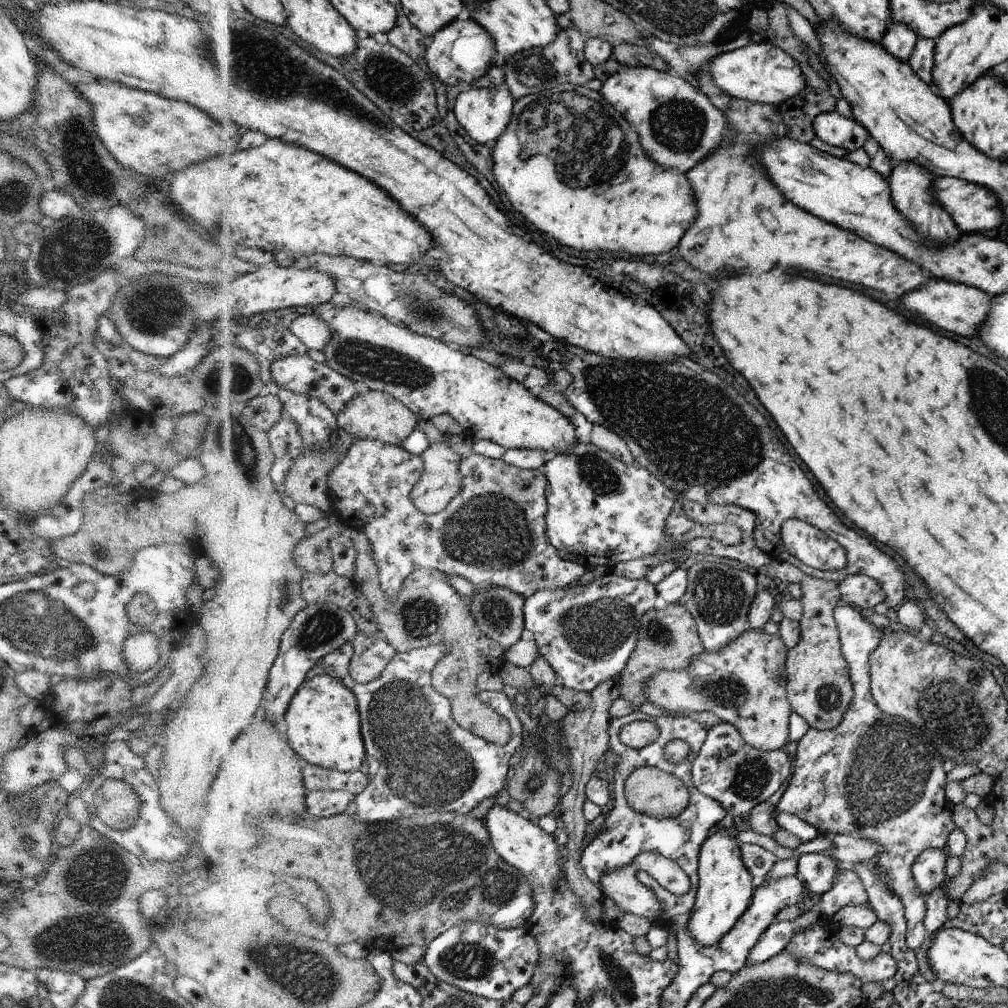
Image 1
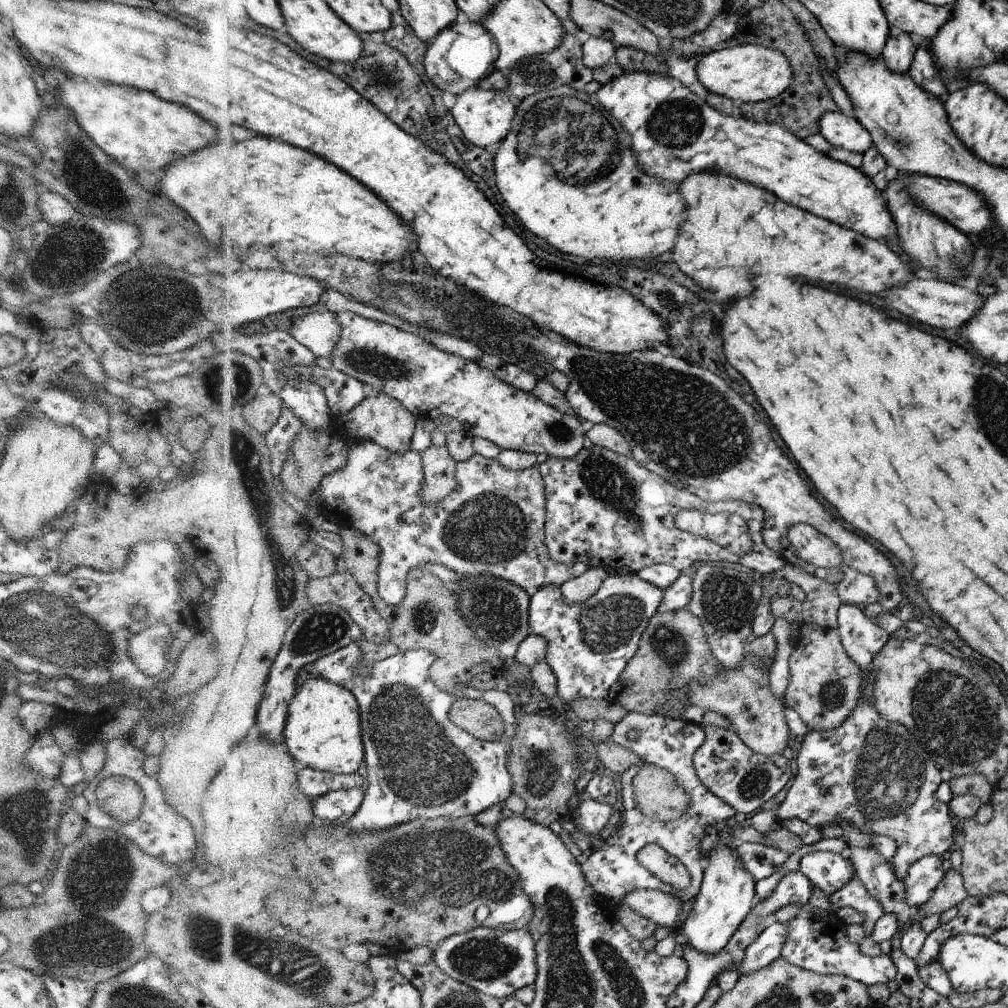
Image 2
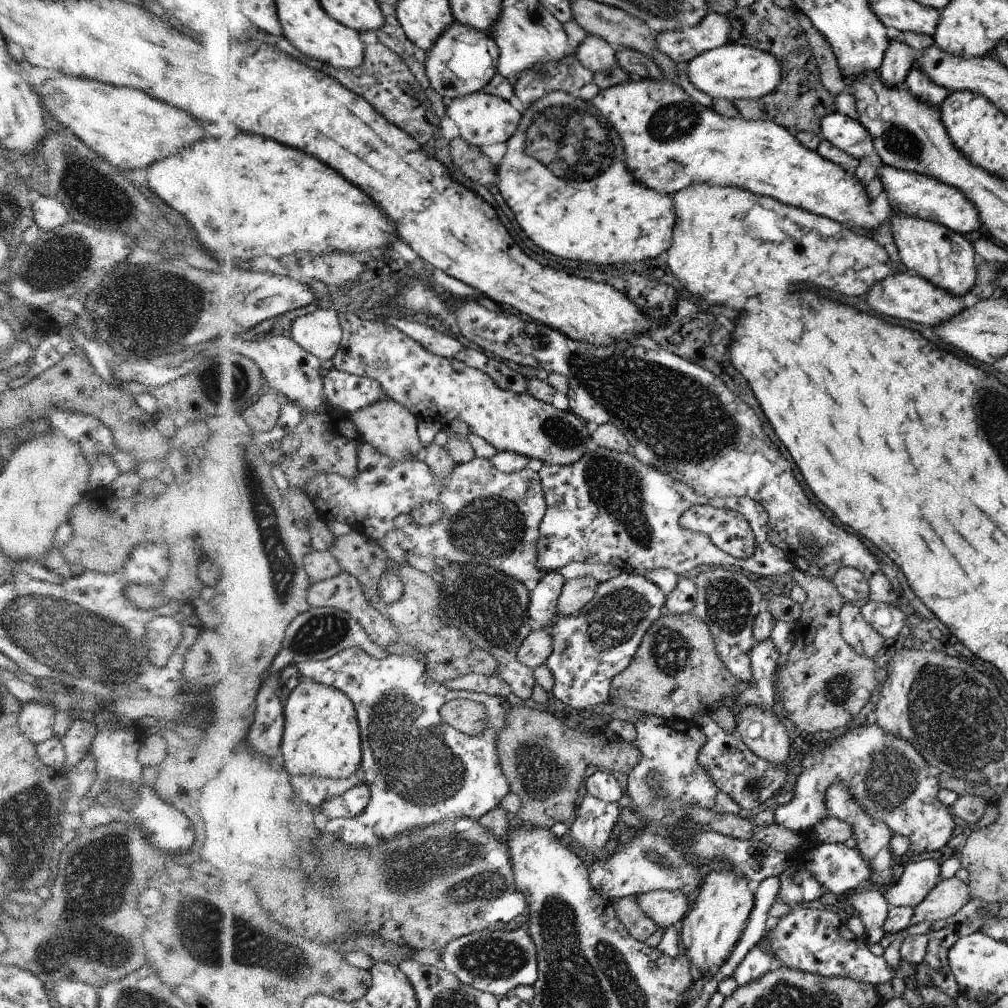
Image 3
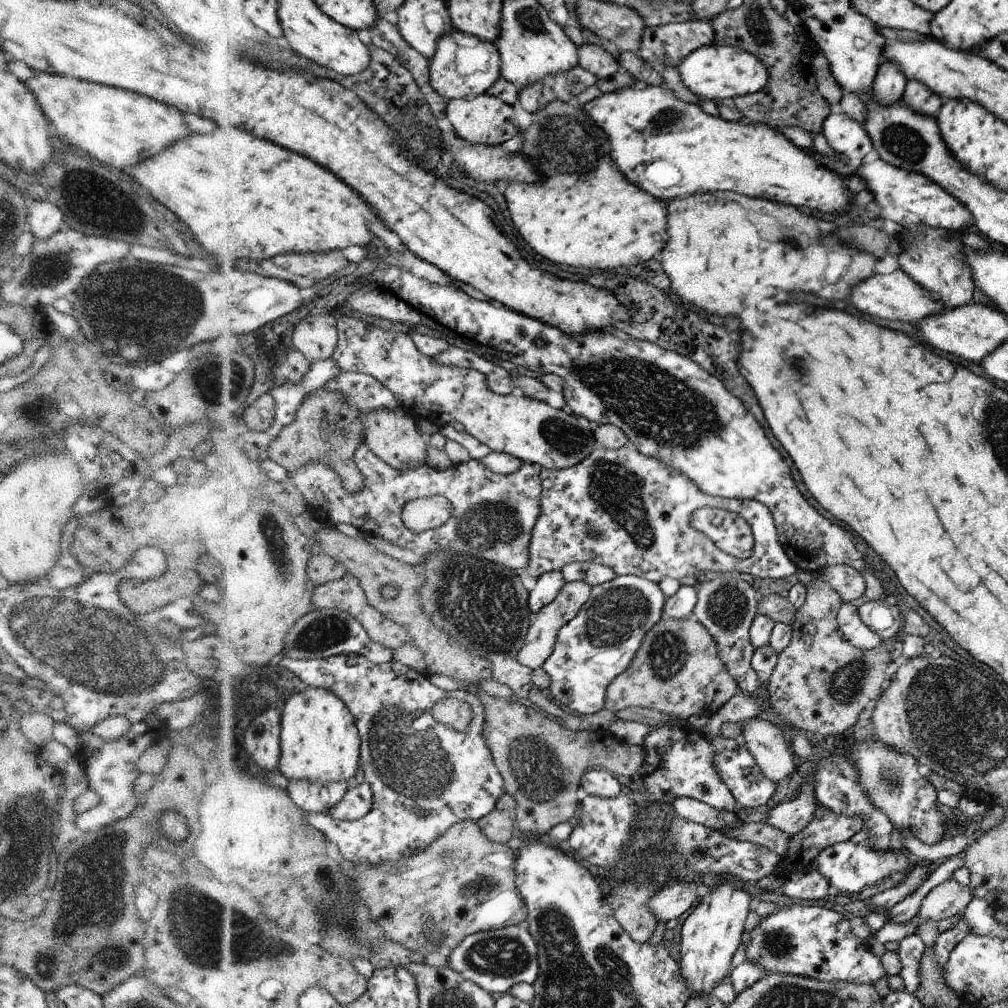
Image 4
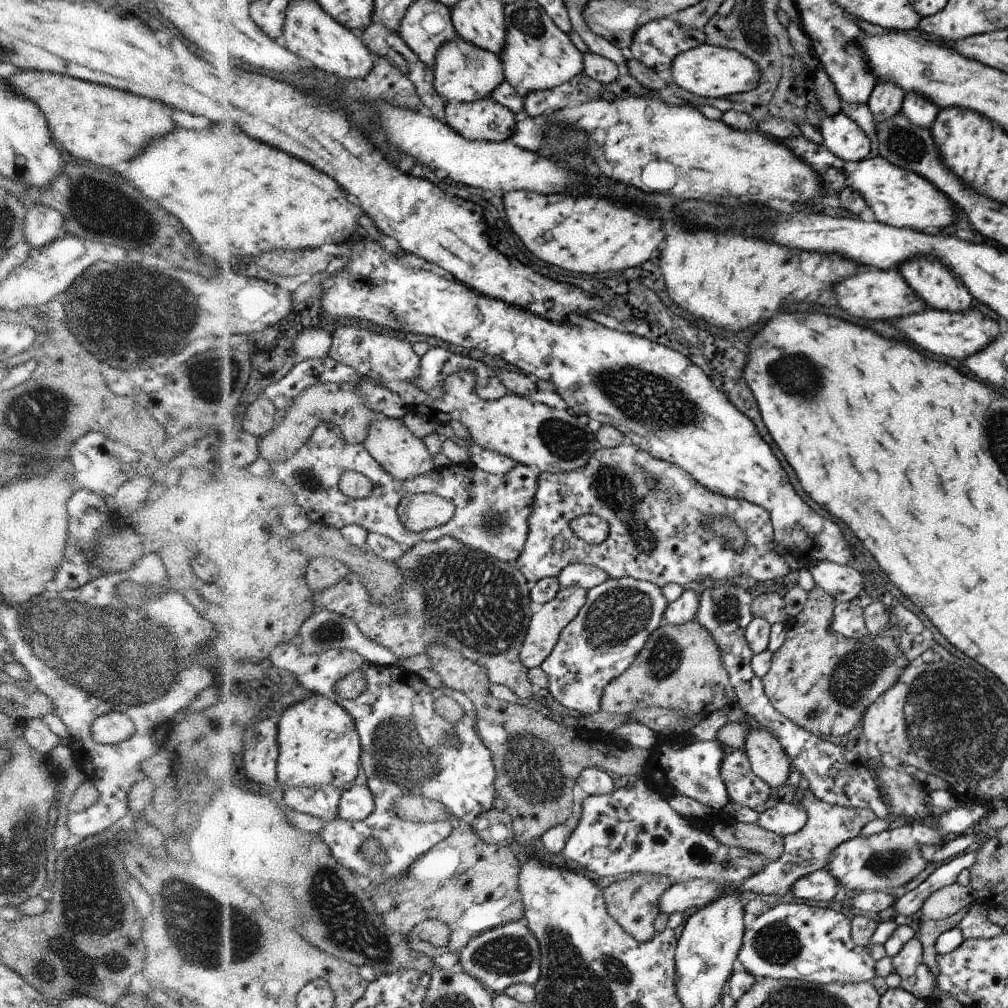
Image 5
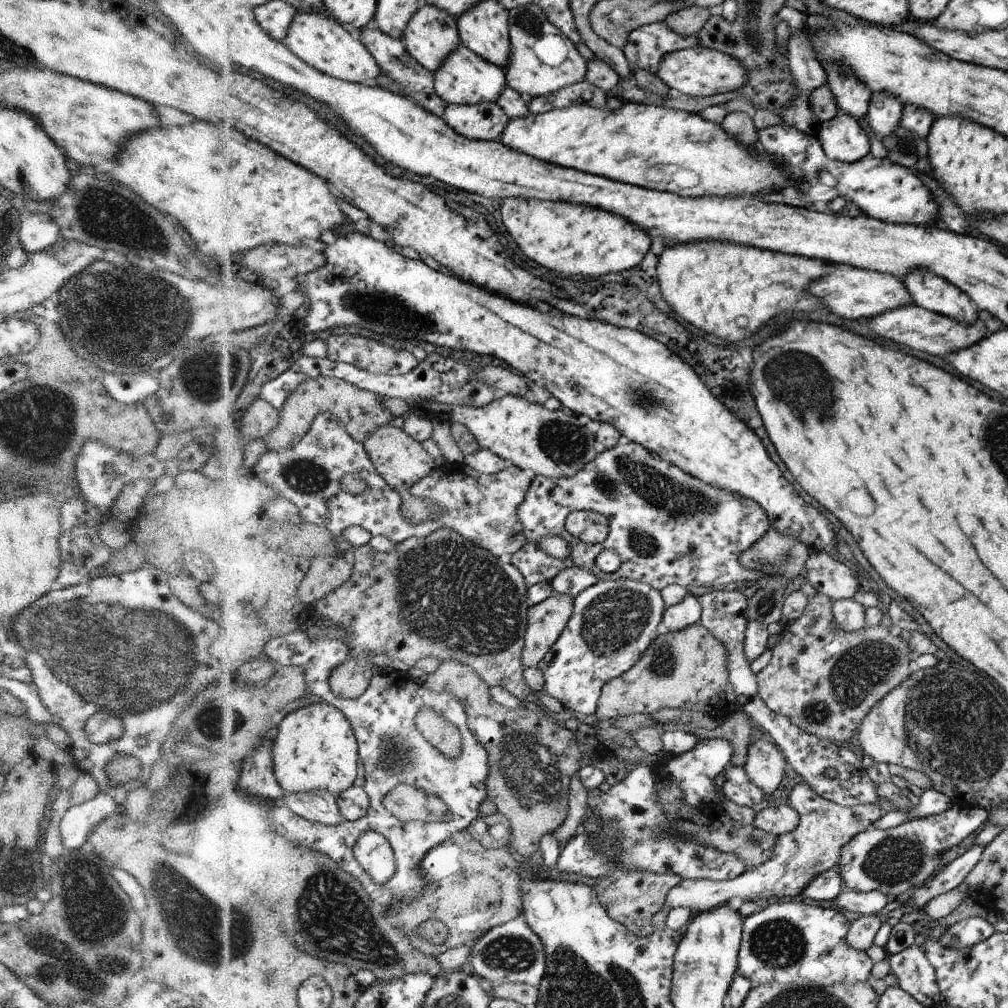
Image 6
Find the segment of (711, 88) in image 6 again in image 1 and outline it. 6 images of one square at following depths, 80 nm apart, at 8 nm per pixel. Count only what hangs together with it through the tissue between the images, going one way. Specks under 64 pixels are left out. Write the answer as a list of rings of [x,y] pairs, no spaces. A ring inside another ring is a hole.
[[[766,41],[745,43],[737,49],[710,58],[711,76],[718,88],[734,99],[779,106],[798,96],[807,87],[801,66],[785,50]]]

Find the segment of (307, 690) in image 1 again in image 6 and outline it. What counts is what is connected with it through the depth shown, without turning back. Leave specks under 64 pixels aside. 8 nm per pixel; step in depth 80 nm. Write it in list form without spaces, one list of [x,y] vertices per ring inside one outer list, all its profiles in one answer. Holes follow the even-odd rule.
[[[327,701],[295,710],[281,722],[274,737],[275,772],[287,793],[327,790],[340,797],[358,780],[361,746],[350,720]]]

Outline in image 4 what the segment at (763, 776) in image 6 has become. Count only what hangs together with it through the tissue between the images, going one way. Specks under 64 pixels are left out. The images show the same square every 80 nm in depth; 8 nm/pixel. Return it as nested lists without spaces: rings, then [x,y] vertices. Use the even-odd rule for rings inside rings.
[[[752,717],[742,730],[741,741],[768,778],[780,782],[794,772],[794,760],[782,728],[767,719]]]

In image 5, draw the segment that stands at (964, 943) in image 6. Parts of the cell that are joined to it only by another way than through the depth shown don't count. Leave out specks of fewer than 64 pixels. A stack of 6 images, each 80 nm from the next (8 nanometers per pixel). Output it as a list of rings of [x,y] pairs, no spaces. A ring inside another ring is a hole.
[[[974,900],[969,905],[968,914],[958,923],[958,930],[962,932],[964,939],[990,939],[999,936],[1006,931],[988,920],[989,907],[980,901]]]

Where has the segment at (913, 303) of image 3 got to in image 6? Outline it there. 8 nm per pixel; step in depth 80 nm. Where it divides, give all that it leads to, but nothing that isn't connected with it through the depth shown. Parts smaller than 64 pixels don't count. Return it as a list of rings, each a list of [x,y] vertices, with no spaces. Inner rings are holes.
[[[827,263],[828,274],[820,276],[808,286],[808,292],[822,302],[822,306],[830,308],[834,314],[842,318],[872,318],[878,314],[884,314],[888,310],[900,308],[913,304],[913,296],[909,294],[903,279],[896,275],[880,273],[865,269],[858,269],[854,266],[846,266],[835,263]]]

